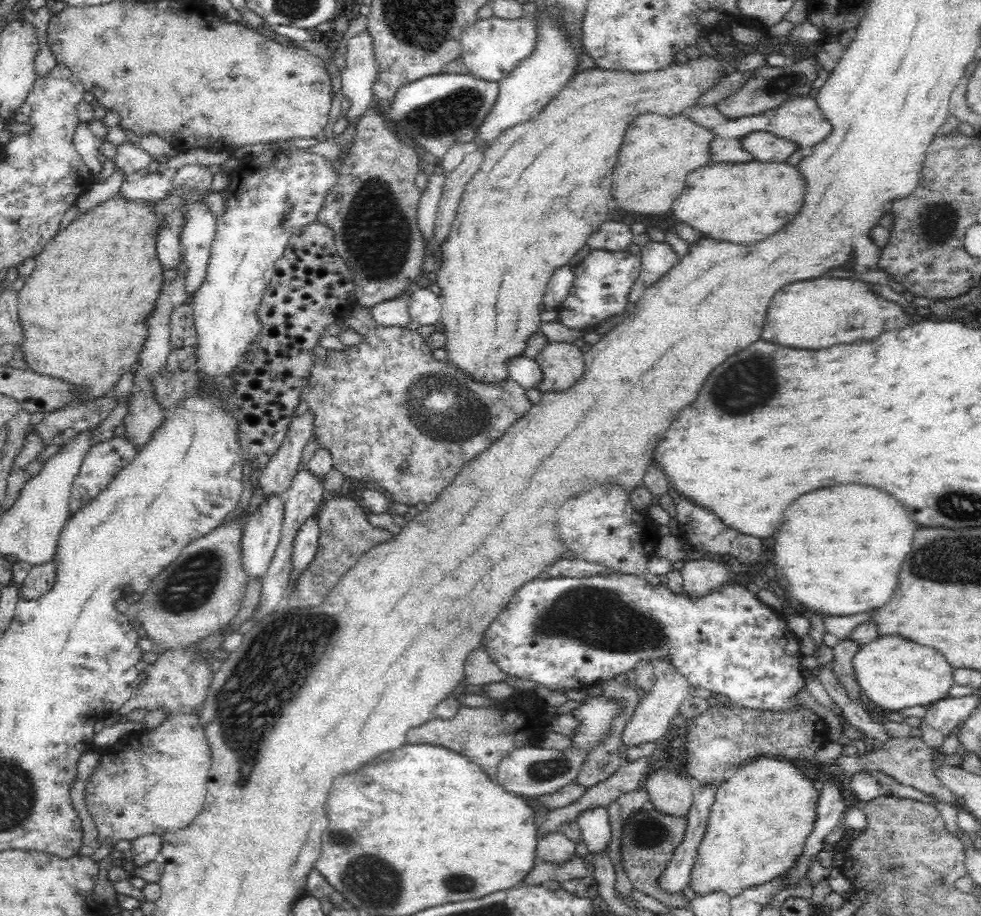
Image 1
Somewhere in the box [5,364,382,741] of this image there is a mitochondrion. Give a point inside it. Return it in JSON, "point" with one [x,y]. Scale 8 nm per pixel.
{"point":[191,583]}

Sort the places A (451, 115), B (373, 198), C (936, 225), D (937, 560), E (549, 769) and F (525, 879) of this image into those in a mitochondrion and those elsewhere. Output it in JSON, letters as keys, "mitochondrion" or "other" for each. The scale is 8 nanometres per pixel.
{"A":"mitochondrion","B":"mitochondrion","C":"mitochondrion","D":"mitochondrion","E":"mitochondrion","F":"other"}

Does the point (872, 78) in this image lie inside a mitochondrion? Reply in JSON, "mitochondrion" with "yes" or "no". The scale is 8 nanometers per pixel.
{"mitochondrion":"no"}

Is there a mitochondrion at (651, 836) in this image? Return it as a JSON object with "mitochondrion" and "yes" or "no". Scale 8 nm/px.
{"mitochondrion":"yes"}

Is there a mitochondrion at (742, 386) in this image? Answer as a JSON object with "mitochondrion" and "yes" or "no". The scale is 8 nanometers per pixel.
{"mitochondrion":"yes"}

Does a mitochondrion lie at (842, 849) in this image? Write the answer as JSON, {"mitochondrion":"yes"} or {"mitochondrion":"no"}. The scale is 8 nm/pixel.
{"mitochondrion":"no"}

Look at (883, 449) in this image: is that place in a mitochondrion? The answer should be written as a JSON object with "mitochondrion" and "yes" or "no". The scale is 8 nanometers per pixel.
{"mitochondrion":"no"}

